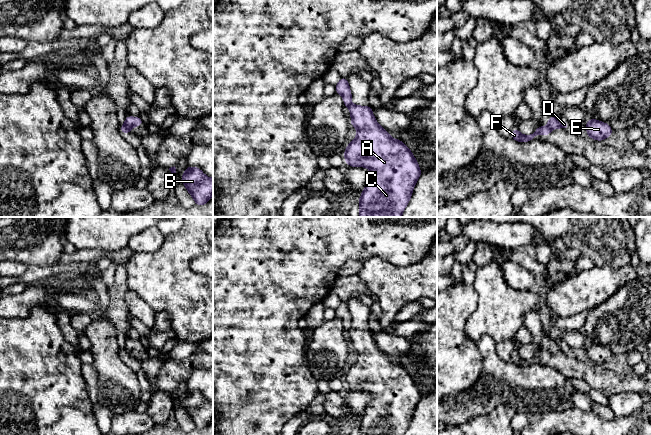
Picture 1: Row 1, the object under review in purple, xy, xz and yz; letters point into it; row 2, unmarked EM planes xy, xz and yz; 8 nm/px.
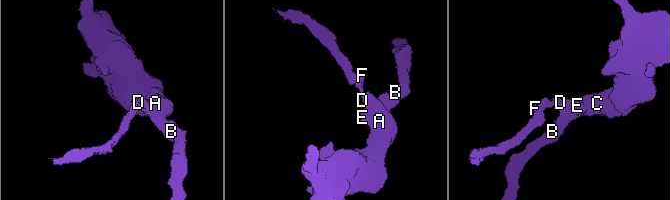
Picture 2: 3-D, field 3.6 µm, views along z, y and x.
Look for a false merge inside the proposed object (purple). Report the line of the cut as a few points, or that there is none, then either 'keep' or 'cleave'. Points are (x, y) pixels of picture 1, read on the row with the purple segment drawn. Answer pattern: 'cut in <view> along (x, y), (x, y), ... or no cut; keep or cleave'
cut in yz along (547, 126), (550, 130); cleave

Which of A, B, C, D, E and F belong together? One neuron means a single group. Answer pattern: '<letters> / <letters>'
A B C D E / F

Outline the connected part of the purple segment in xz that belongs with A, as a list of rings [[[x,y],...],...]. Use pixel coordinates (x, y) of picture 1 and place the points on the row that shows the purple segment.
[[[350,104],[351,126],[357,129],[356,138],[347,145],[344,152],[346,164],[352,167],[370,169],[369,179],[358,200],[358,217],[401,217],[410,201],[415,183],[421,170],[410,149],[401,141],[392,138],[381,127],[370,106]]]

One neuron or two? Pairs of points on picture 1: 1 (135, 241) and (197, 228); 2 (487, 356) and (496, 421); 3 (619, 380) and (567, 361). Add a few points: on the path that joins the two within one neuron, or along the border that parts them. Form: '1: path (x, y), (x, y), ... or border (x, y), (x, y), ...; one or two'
1: border (165, 237), (157, 249), (145, 251); two
2: border (515, 410), (498, 404), (491, 411), (472, 418); two
3: path (606, 380), (598, 378), (589, 371), (580, 370); one

